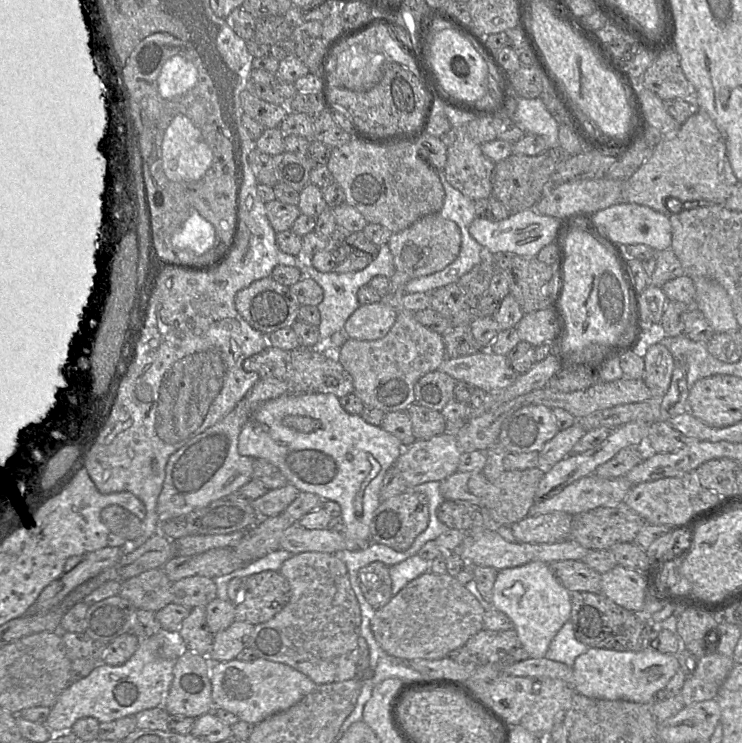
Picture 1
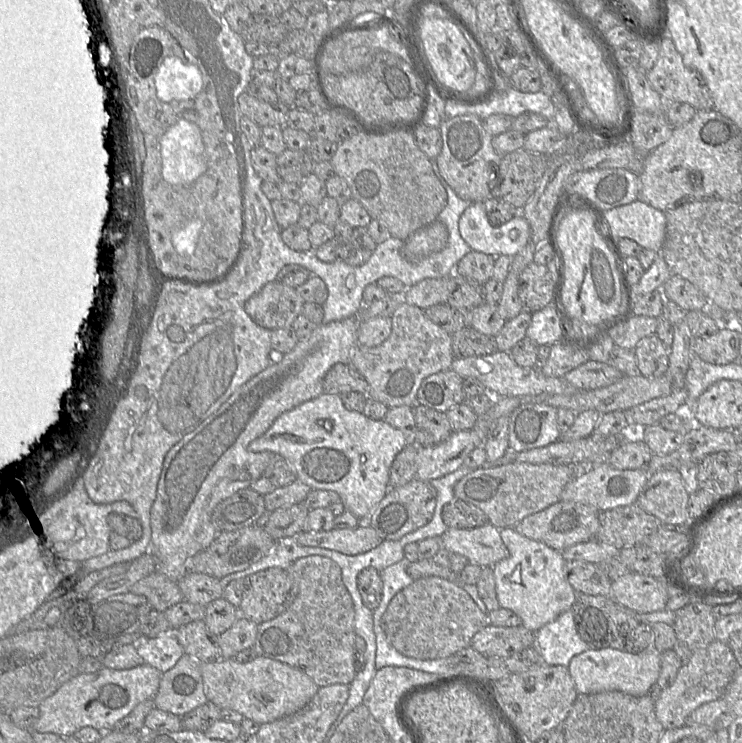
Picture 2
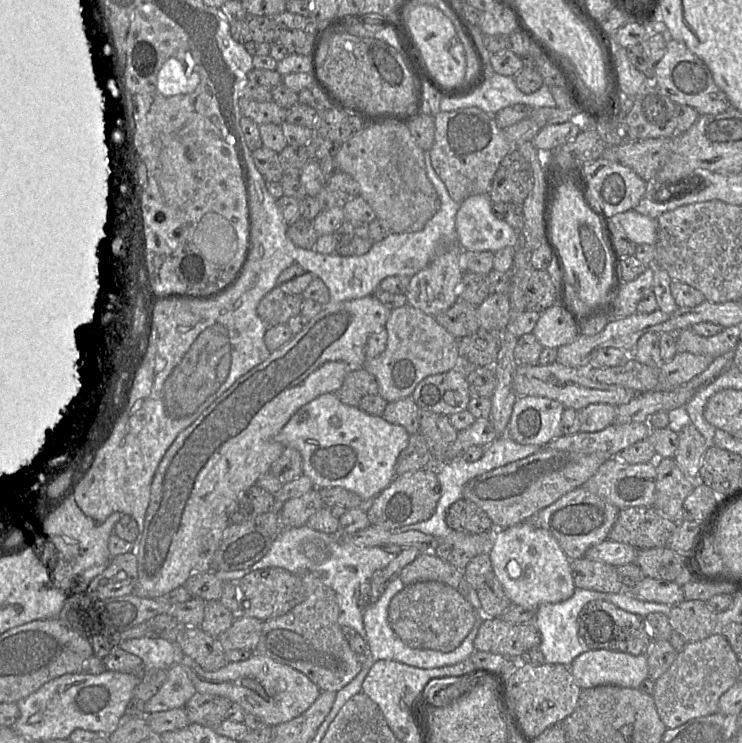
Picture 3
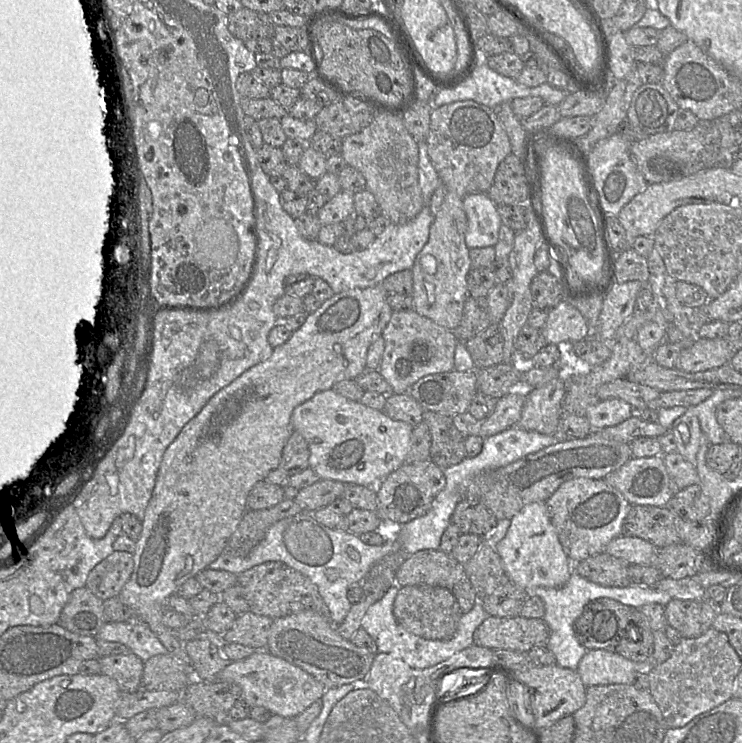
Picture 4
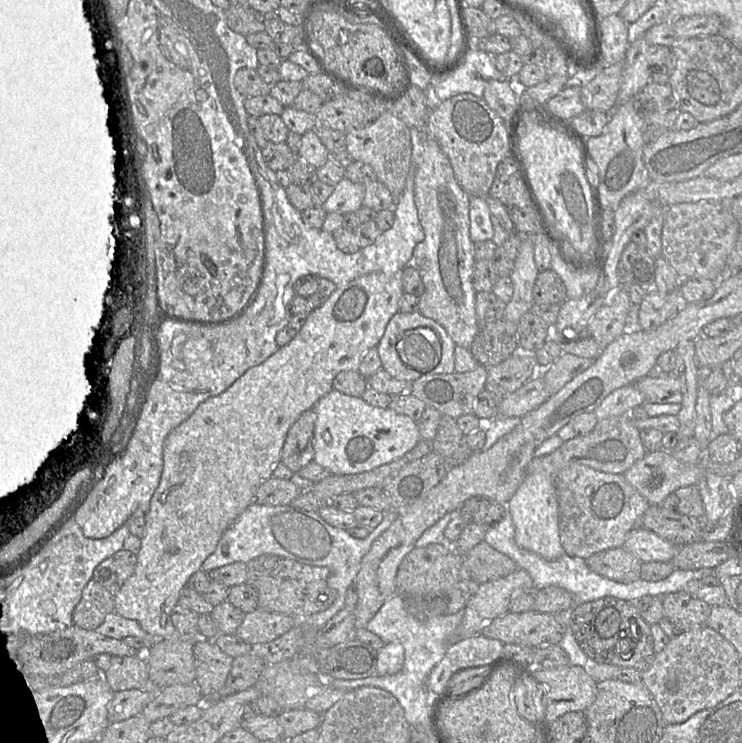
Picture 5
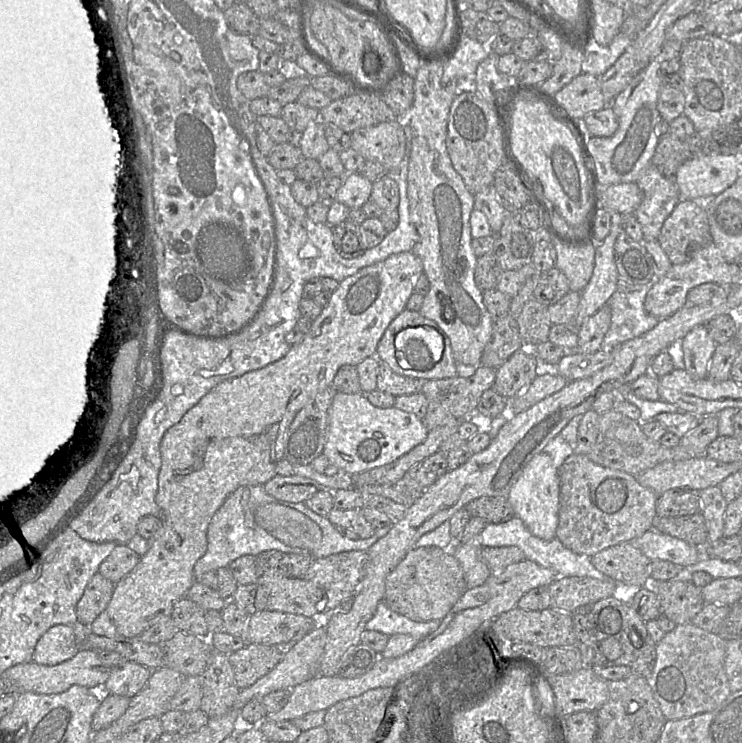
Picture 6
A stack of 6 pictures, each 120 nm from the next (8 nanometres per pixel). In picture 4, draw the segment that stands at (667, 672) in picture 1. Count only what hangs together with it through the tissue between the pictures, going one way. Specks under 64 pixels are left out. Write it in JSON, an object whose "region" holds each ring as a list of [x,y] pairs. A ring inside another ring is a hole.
{"region":[[[597,649],[597,650],[588,650],[587,651],[587,653],[581,658],[581,660],[580,660],[579,664],[578,664],[577,672],[578,672],[579,676],[581,677],[582,682],[584,683],[584,685],[586,687],[595,686],[595,685],[610,685],[610,684],[631,684],[632,685],[635,673],[637,671],[641,670],[641,665],[646,665],[646,664],[638,664],[638,663],[635,663],[635,662],[633,662],[631,660],[628,660],[628,659],[624,658],[623,656],[621,656],[621,655],[619,655],[617,653],[613,653],[613,652],[604,650],[604,649]]]}

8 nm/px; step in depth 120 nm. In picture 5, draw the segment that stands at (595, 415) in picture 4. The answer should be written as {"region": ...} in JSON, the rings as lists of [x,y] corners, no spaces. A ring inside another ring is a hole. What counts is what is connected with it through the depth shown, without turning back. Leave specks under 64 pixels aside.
{"region":[[[629,384],[610,393],[594,411],[598,420],[628,415],[629,411],[645,403],[643,394],[634,384]]]}

